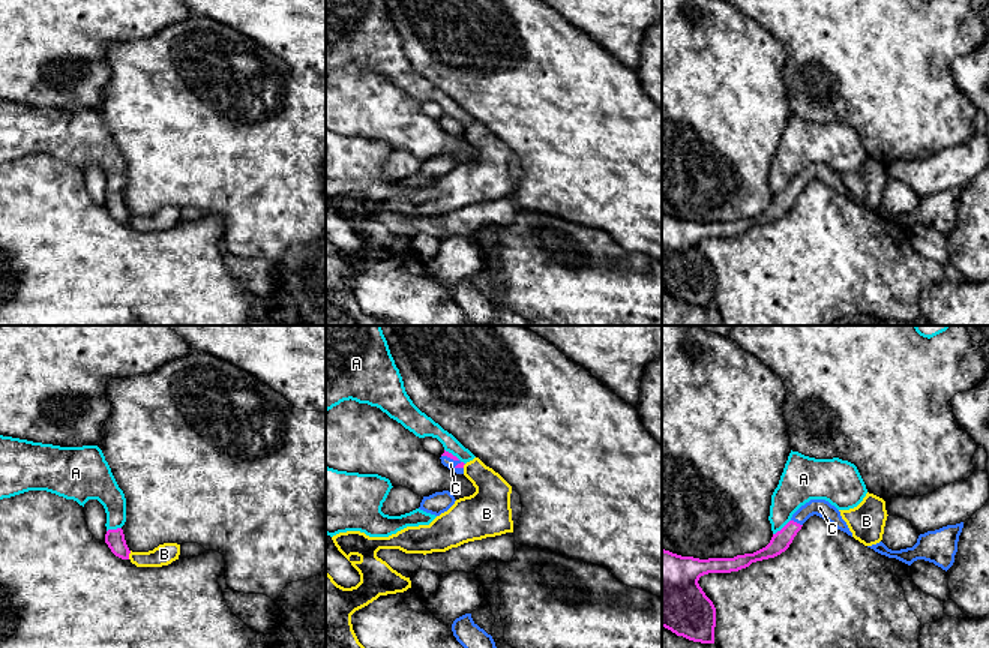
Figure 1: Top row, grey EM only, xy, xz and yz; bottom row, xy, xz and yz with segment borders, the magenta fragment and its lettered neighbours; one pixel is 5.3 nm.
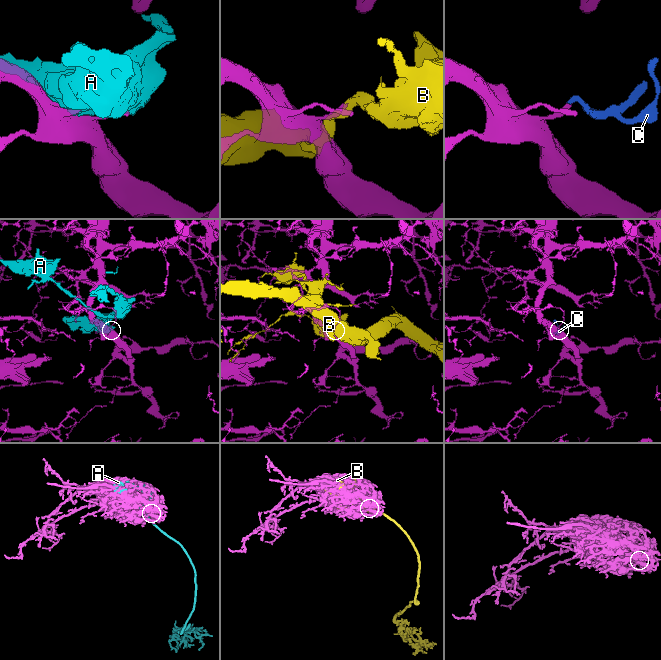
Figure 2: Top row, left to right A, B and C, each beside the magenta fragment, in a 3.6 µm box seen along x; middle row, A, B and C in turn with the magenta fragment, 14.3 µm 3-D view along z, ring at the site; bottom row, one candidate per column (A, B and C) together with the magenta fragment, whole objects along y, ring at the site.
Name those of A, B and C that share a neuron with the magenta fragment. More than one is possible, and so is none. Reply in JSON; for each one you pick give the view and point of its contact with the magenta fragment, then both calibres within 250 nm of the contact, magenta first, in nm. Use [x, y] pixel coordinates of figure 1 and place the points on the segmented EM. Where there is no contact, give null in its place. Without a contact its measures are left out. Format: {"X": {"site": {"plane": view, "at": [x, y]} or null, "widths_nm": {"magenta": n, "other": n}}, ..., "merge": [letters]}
{"C": {"site": {"plane": "yz", "at": [796, 522]}, "widths_nm": {"magenta": 100, "other": 90}}, "merge": ["C"]}

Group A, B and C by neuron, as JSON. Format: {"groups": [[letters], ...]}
{"groups": [["A"], ["B"], ["C"]]}

